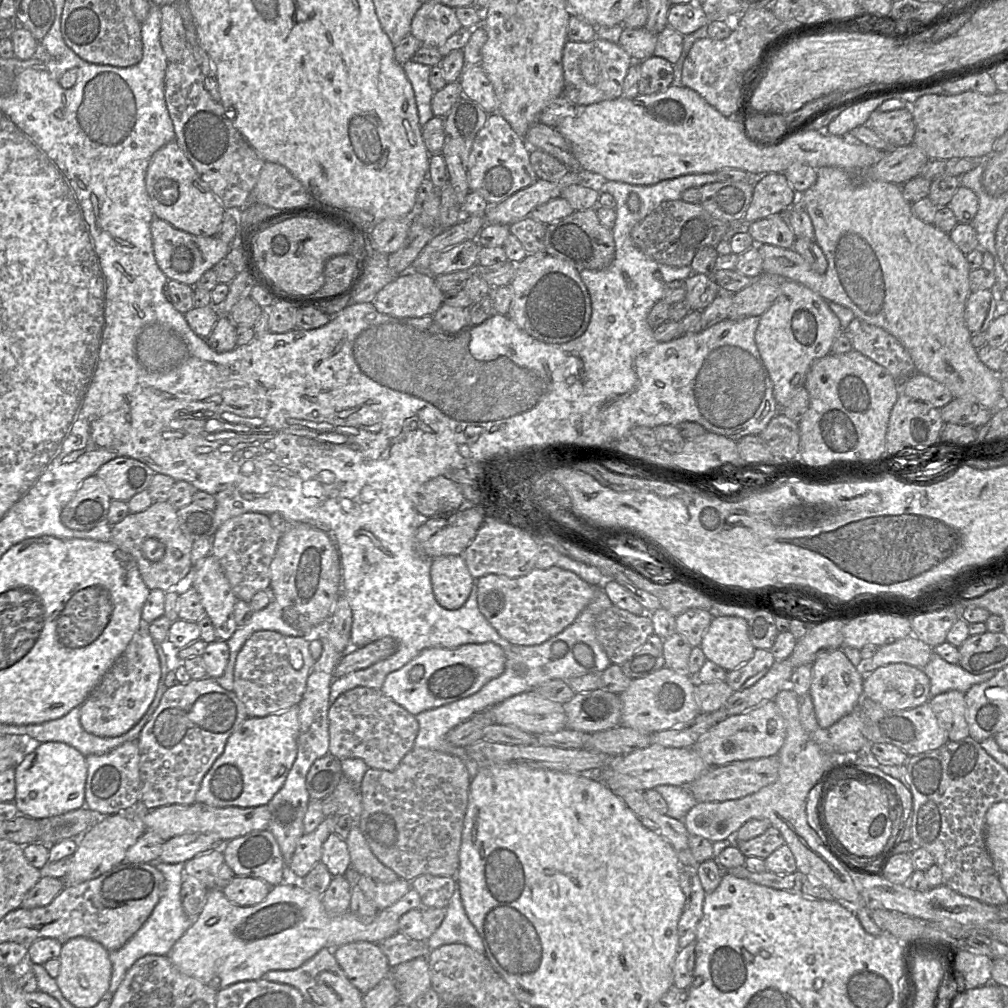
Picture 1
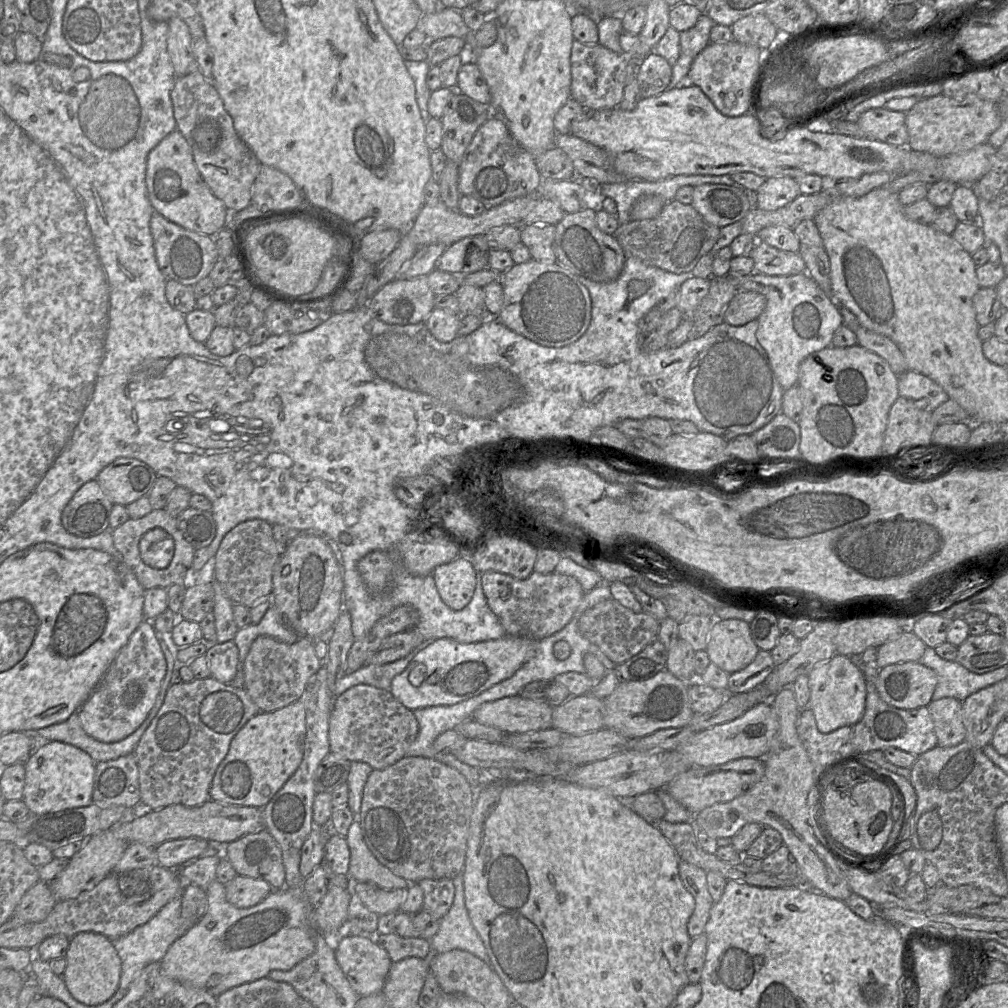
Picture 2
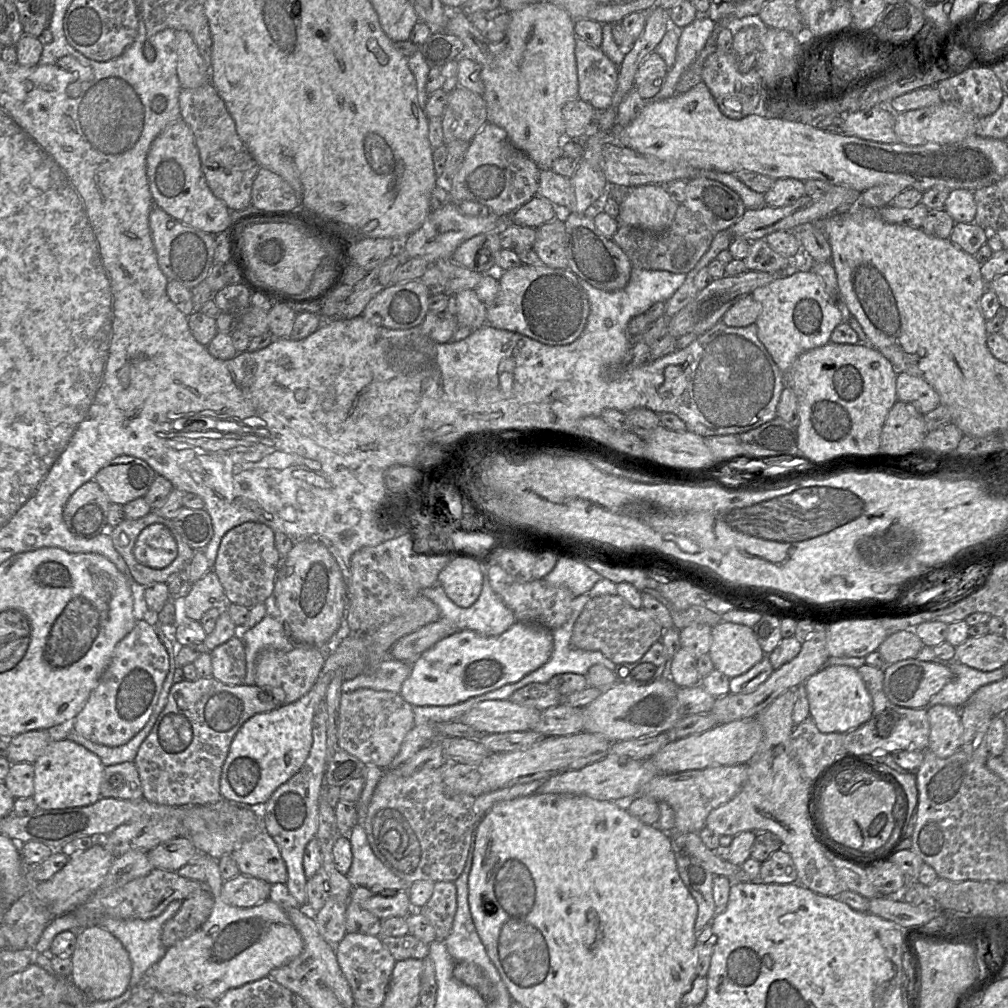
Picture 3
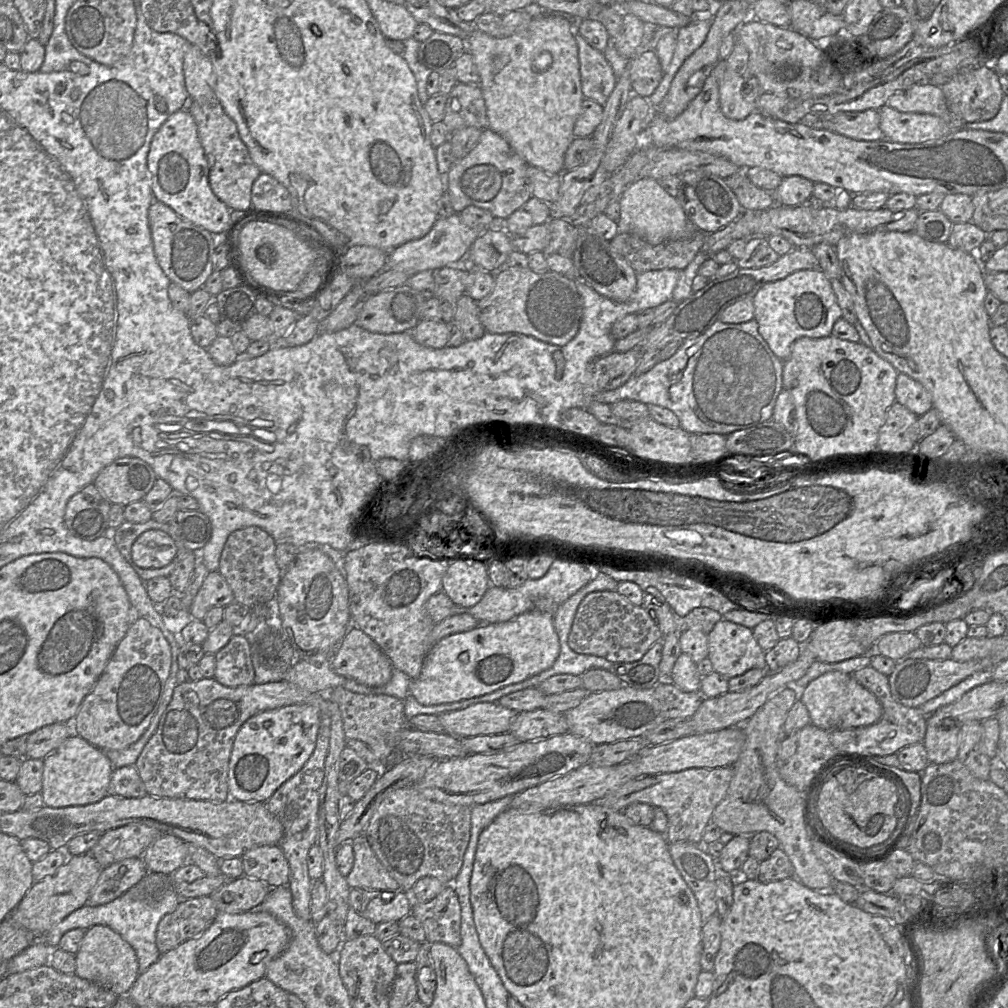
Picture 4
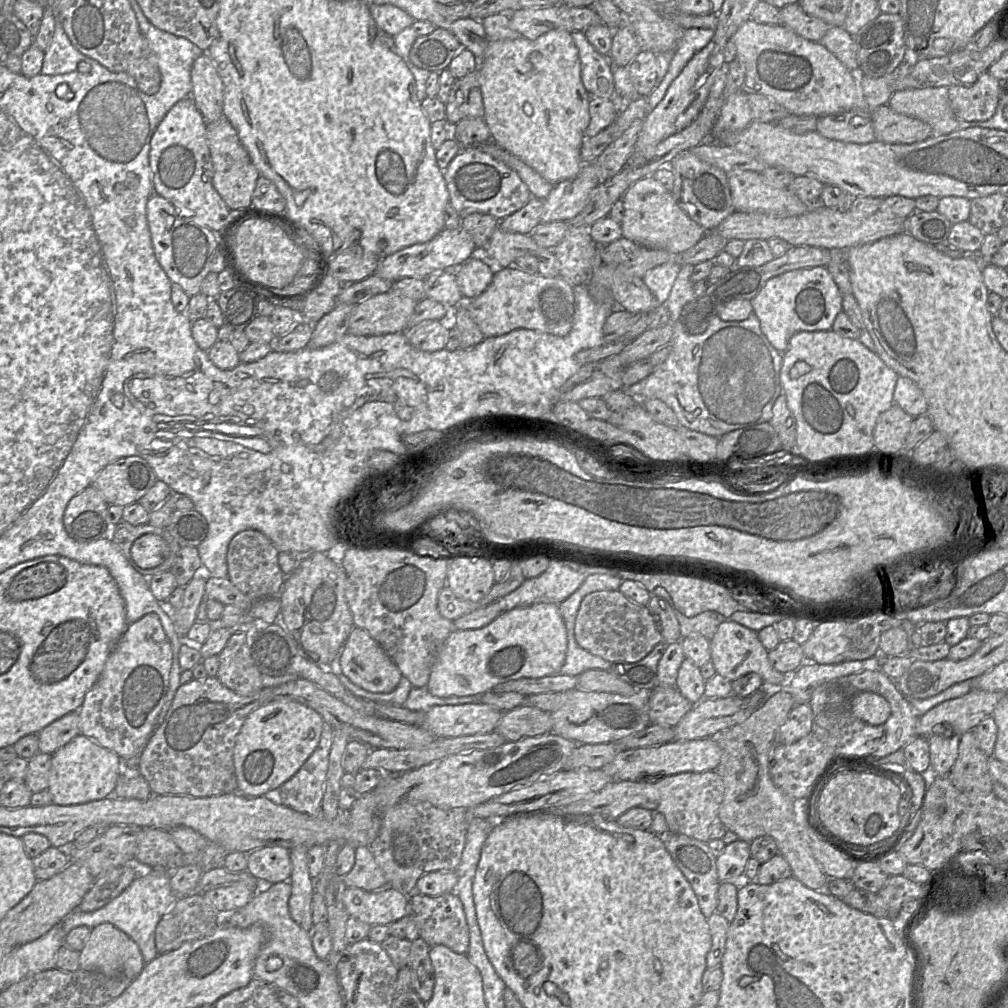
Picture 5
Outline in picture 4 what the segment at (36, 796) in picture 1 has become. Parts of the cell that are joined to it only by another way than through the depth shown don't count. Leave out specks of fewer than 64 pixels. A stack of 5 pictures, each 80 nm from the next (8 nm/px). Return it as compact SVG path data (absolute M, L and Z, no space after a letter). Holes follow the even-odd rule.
M79 735L66 738L43 759L43 779L40 791L44 806L62 808L95 803L108 795L108 786L115 769L104 751Z

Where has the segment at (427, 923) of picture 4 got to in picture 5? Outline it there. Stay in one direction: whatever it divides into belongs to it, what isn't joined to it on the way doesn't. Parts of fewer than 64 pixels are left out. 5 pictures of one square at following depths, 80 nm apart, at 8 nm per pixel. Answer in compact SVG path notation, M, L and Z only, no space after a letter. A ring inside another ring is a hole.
M414 892L409 897L407 915L413 919L420 937L430 947L444 945L456 953L467 954L470 941L469 928L463 904L456 893L450 892L433 897Z

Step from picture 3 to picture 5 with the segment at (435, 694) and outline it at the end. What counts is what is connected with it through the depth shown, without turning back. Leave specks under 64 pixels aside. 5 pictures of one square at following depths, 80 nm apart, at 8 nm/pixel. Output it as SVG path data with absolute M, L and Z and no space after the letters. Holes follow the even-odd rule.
M539 603L502 612L487 626L454 630L431 668L427 690L437 697L483 694L498 684L520 678L557 675L567 651L567 630L559 604Z

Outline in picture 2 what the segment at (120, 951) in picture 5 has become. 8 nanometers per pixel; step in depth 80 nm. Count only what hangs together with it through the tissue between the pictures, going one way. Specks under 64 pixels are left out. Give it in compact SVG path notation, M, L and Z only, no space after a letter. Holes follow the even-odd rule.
M80 932L70 938L66 955L66 967L62 975L71 995L88 1006L100 1005L109 1000L117 991L121 976L121 960L113 941L94 932Z

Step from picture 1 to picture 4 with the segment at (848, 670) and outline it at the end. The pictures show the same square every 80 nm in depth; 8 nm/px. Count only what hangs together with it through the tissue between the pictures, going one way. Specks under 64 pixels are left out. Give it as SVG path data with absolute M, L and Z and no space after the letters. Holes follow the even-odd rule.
M830 671L811 681L799 699L809 711L811 723L825 731L865 727L876 723L882 716L877 697L856 681L853 674Z

